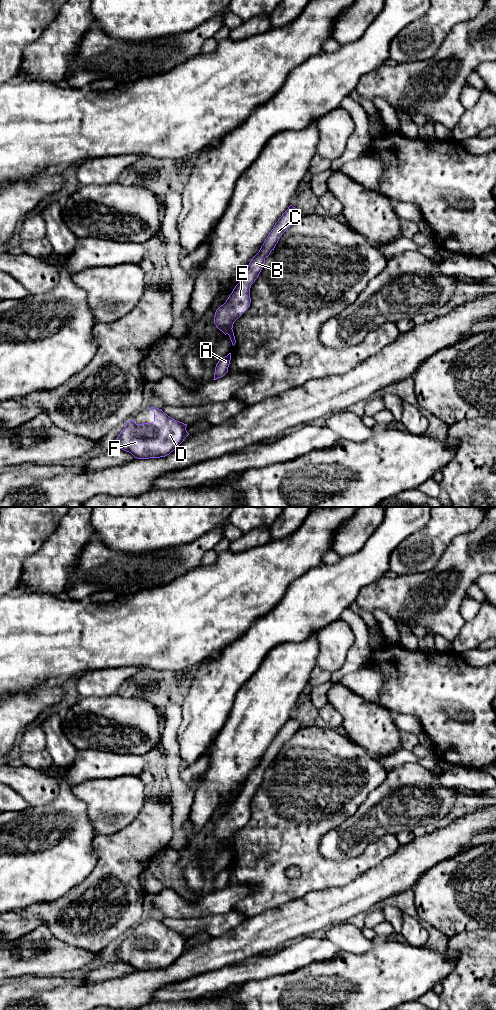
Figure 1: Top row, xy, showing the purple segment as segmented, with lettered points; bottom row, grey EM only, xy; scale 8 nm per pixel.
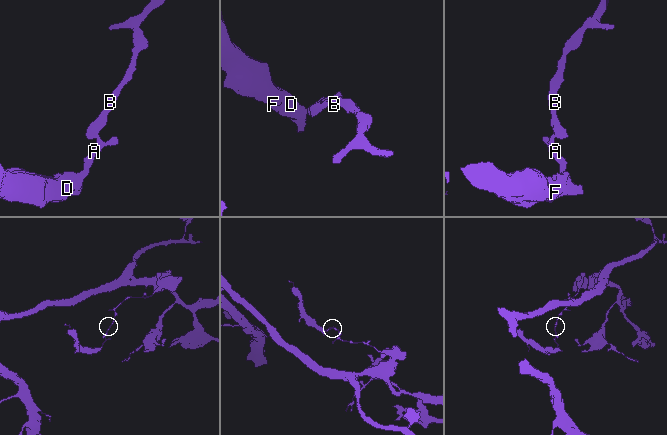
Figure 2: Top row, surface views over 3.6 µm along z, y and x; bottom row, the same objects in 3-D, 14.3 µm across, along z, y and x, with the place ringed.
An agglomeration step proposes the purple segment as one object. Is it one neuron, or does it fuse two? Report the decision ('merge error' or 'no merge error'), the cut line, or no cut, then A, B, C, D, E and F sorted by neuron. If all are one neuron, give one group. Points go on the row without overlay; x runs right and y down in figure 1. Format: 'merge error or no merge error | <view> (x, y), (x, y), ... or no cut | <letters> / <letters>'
merge error | xy (231, 840), (227, 845) | A D F / B C E

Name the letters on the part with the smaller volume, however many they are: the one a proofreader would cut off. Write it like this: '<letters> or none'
A, D, F

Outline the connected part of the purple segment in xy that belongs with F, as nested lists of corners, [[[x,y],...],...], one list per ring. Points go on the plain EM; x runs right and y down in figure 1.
[[[151,919],[154,924],[152,935],[136,936],[133,933],[126,935],[117,949],[119,961],[131,965],[137,971],[160,970],[173,964],[189,947],[186,942],[187,936],[179,934],[162,923],[162,921]]]

